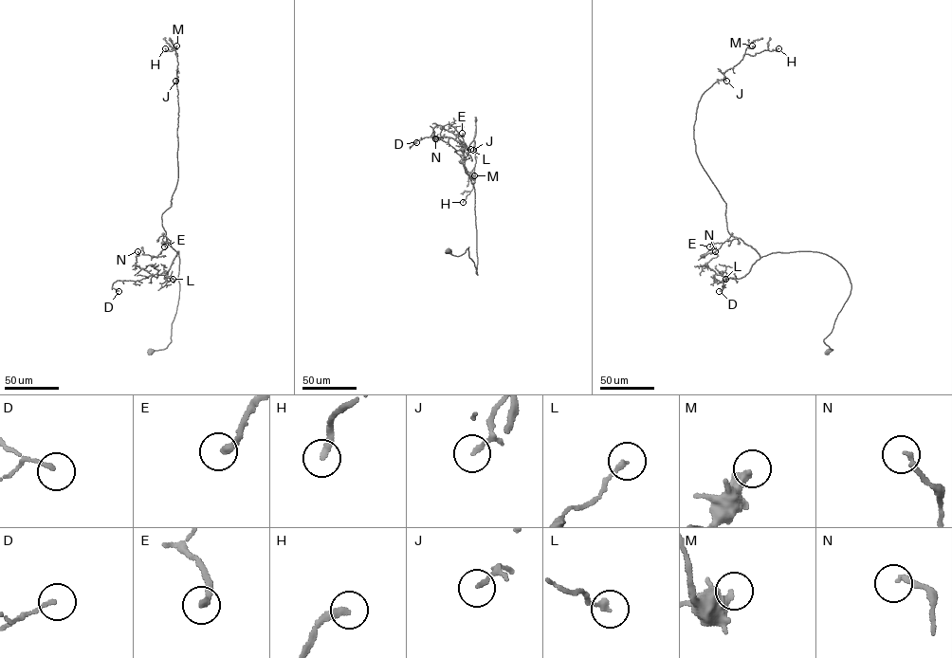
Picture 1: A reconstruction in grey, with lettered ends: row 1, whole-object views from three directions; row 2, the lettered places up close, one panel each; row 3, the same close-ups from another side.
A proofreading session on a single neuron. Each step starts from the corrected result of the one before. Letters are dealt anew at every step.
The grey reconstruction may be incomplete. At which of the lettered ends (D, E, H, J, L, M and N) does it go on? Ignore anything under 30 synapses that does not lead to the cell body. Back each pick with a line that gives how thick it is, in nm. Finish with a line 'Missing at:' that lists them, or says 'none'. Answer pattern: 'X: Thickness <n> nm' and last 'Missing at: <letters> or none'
E: Thickness 240 nm
H: Thickness 260 nm
Missing at: E, H

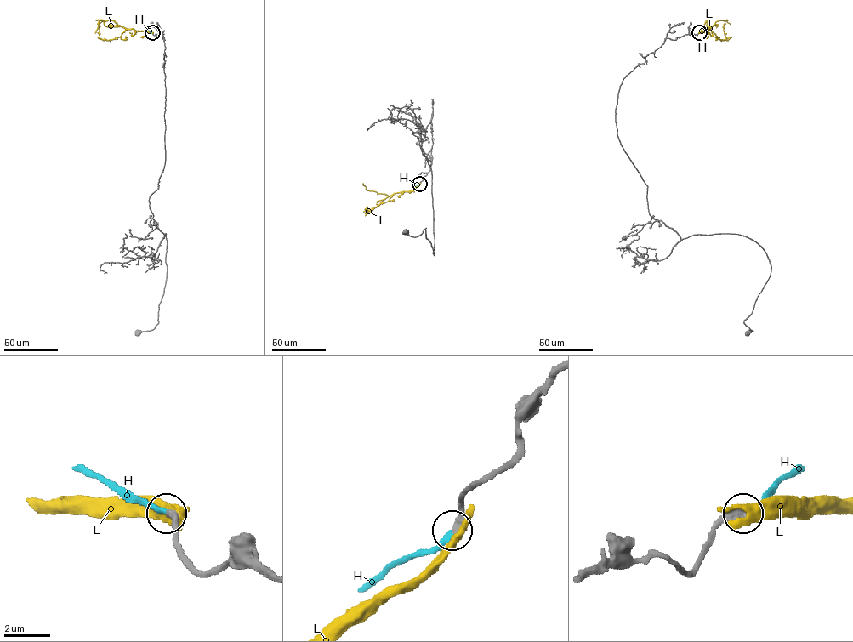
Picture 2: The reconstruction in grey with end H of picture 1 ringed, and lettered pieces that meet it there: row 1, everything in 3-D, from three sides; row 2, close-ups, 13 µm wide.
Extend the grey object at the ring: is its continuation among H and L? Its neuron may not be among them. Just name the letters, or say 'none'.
H

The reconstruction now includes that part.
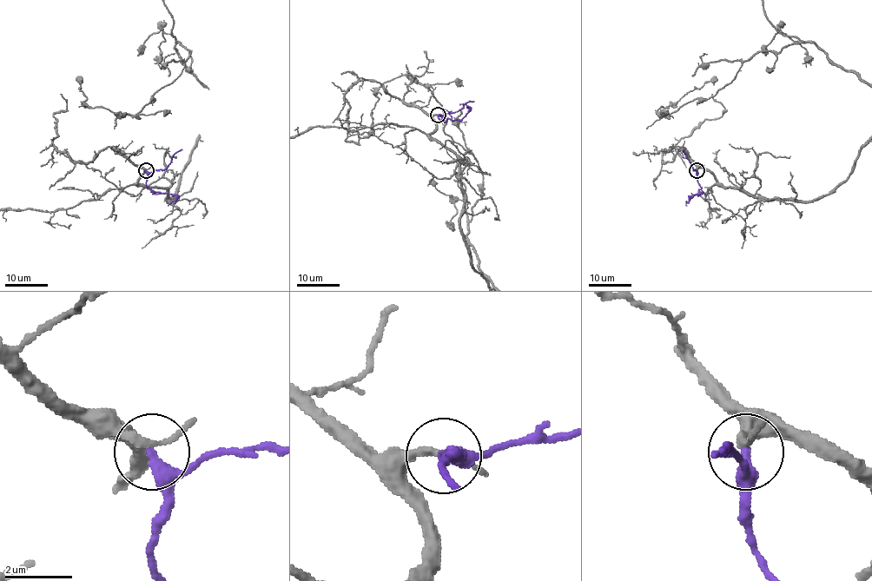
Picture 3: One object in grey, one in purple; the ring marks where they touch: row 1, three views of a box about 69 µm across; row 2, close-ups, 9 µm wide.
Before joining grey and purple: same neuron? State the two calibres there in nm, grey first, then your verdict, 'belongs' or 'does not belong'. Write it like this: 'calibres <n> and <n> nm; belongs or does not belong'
calibres 180 and 280 nm; belongs

